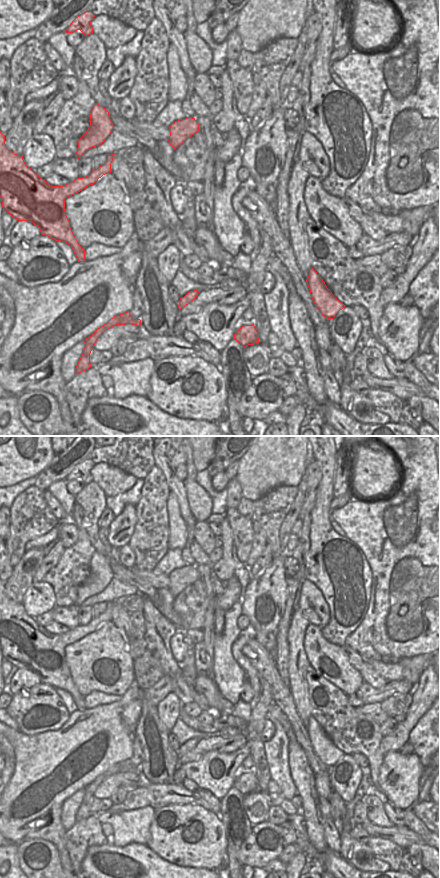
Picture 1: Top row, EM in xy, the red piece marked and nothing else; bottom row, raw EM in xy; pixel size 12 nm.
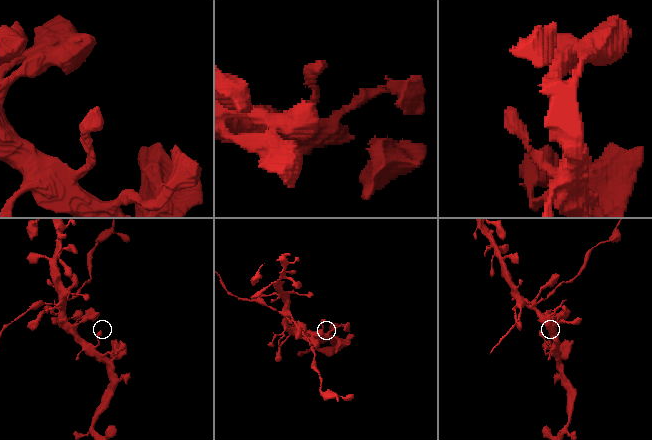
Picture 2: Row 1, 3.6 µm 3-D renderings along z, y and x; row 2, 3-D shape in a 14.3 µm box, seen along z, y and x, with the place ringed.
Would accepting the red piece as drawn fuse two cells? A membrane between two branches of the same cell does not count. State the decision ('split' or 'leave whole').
leave whole

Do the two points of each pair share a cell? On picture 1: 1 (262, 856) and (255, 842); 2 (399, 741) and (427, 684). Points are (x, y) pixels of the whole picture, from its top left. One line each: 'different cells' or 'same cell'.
1: same cell
2: same cell

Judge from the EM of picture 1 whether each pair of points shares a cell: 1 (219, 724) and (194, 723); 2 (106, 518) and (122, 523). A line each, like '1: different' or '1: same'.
1: same
2: different

